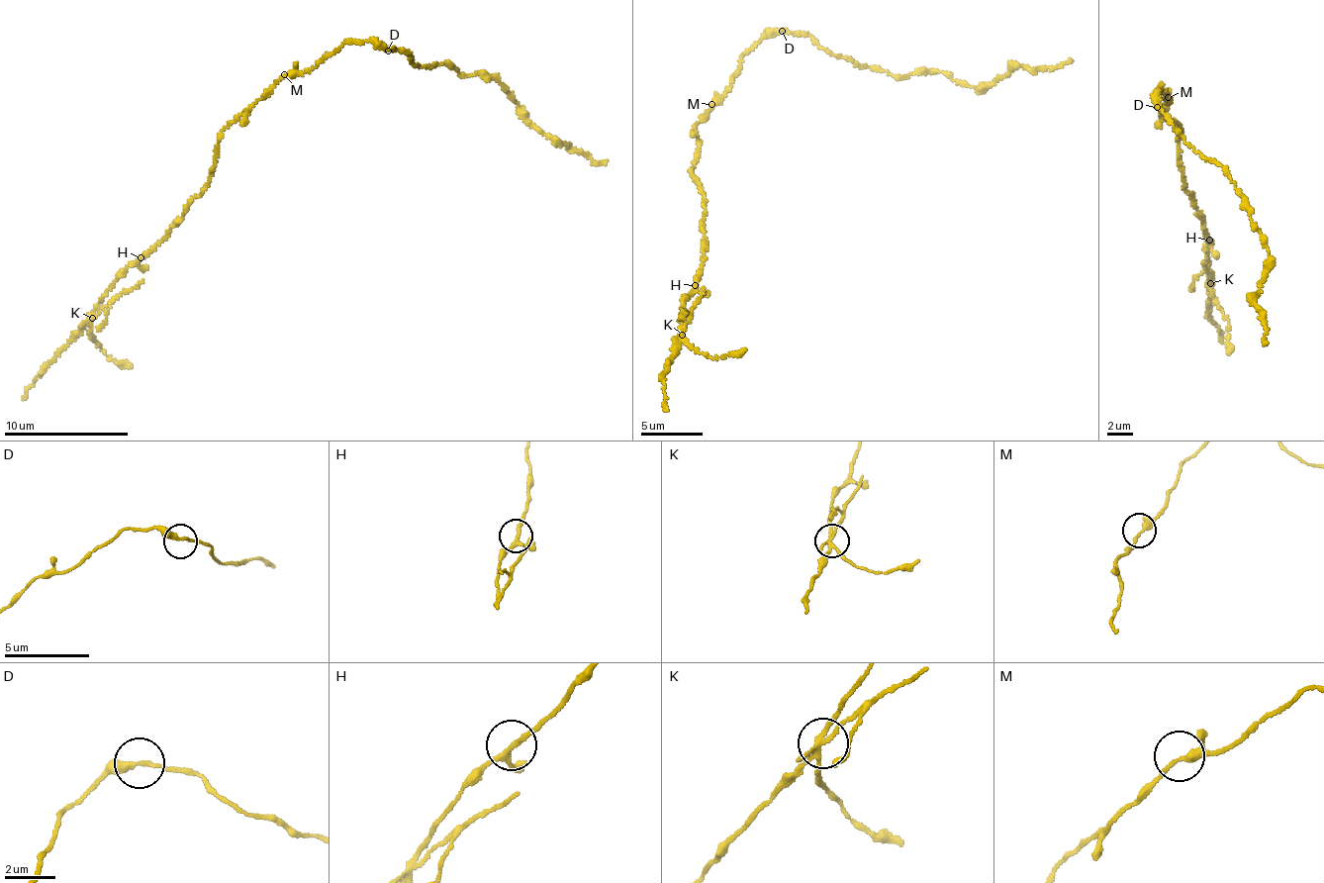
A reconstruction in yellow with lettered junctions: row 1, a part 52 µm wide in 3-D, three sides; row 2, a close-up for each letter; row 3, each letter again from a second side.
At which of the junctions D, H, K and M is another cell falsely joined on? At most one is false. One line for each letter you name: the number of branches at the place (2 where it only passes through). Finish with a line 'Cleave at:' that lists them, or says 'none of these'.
K: branches 3
Cleave at: K

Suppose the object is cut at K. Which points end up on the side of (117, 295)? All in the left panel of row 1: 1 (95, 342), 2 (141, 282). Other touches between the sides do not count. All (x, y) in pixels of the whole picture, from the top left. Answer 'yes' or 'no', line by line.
1: yes
2: yes

